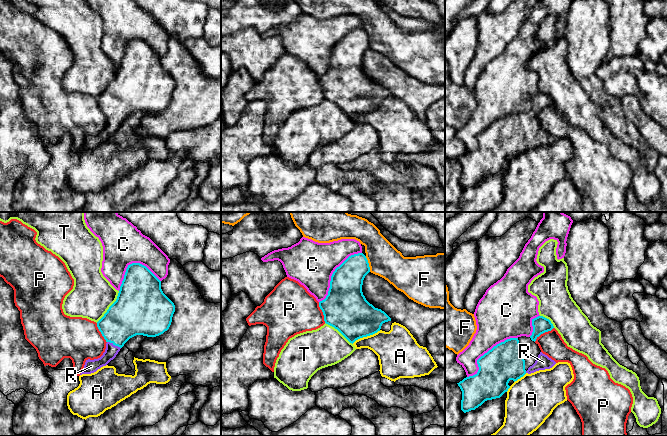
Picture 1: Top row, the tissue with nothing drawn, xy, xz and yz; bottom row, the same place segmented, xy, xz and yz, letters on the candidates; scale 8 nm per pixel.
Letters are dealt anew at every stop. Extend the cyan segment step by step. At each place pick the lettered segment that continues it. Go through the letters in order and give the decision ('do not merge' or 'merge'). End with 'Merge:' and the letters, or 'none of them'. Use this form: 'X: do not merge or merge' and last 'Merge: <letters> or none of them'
A: do not merge
C: do not merge
F: do not merge
P: do not merge
R: merge
T: do not merge
Merge: R

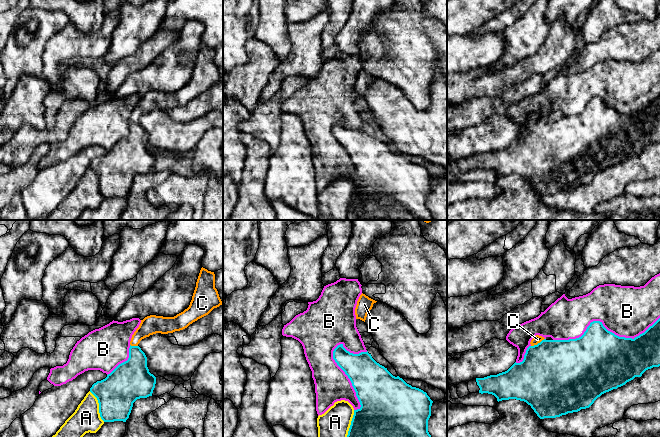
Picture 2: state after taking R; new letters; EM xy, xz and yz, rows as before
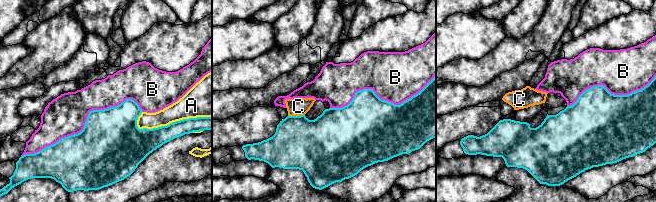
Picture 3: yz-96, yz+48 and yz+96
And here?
A: do not merge
B: do not merge
C: do not merge
Merge: none of them

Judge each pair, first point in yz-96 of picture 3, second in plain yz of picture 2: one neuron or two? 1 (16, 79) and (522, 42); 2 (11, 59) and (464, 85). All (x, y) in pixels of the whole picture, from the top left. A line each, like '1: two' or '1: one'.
1: one
2: two

